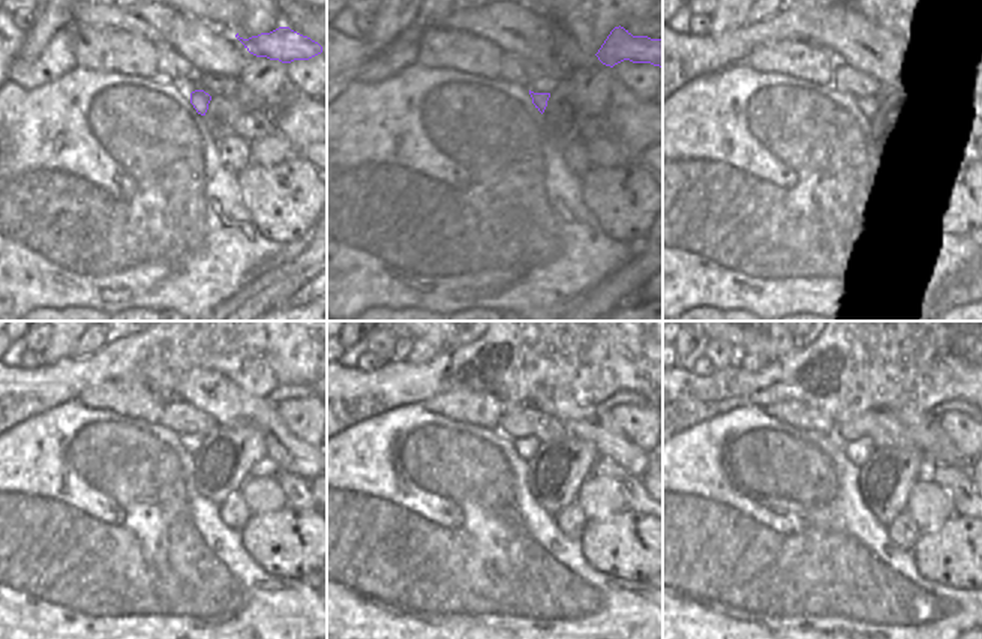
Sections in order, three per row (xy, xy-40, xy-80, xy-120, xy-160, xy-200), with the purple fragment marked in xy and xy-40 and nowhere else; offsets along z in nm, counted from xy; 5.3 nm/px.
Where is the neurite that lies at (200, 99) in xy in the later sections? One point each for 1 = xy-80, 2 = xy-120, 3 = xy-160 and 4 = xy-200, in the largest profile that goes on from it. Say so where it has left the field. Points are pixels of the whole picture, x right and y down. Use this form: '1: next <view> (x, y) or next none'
1: next xy-80 (865, 104)
2: next xy-120 (192, 441)
3: next xy-160 (525, 447)
4: next xy-200 (858, 452)

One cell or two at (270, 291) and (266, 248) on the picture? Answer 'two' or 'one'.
two

